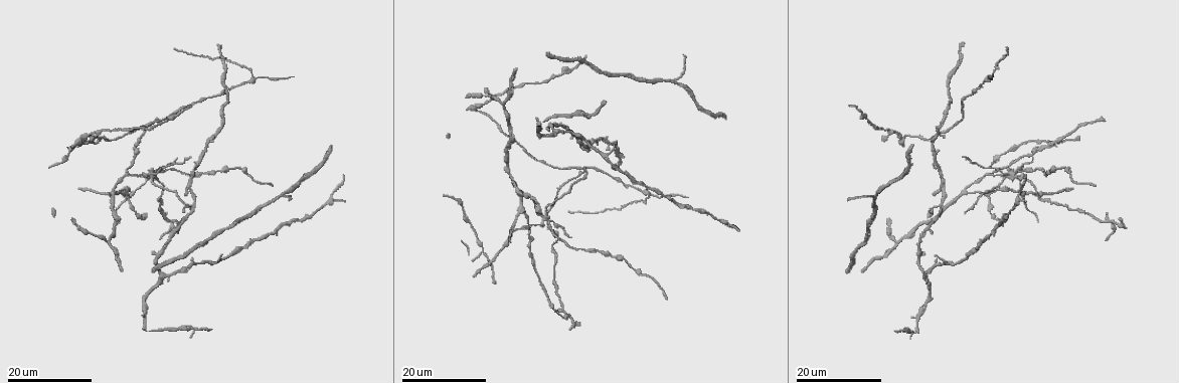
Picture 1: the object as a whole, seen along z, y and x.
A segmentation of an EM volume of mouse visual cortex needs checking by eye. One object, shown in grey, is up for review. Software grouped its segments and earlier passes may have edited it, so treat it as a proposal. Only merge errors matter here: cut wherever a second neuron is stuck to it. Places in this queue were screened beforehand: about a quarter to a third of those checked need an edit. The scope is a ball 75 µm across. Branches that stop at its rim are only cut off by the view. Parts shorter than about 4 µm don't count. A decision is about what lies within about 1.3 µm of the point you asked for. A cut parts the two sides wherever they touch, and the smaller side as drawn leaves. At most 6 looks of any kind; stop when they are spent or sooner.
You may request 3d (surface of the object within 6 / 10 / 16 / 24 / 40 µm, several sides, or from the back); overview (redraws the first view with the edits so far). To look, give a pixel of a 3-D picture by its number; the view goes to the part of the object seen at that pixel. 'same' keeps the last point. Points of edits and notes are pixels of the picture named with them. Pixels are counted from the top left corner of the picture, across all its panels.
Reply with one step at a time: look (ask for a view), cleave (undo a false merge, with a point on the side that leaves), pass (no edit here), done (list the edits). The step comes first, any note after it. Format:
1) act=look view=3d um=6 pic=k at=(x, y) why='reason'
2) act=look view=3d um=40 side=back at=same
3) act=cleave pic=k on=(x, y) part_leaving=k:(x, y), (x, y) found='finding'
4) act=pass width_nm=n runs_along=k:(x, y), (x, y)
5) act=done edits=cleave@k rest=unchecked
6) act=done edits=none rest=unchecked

act=look view=3d um=24 pic=1 at=(253, 79) why='four or more arms meet'

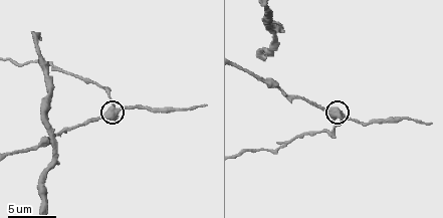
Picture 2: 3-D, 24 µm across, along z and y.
act=look view=3d um=10 pic=2 at=(118, 109) why='closer look'

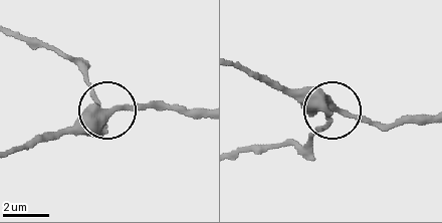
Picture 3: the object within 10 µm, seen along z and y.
act=look view=3d um=10 side=back pic=3 at=(102, 114) why='from behind'

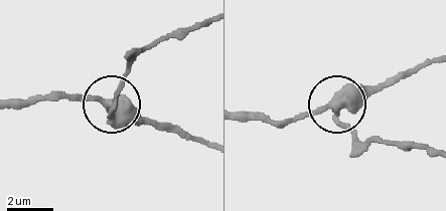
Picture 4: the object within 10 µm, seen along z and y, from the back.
act=cleave pic=4 on=(121, 82) part_leaving=4:(108, 114), (123, 75), (143, 52), (206, 25) found='a second neuron is stuck on'

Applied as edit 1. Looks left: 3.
act=look view=overview

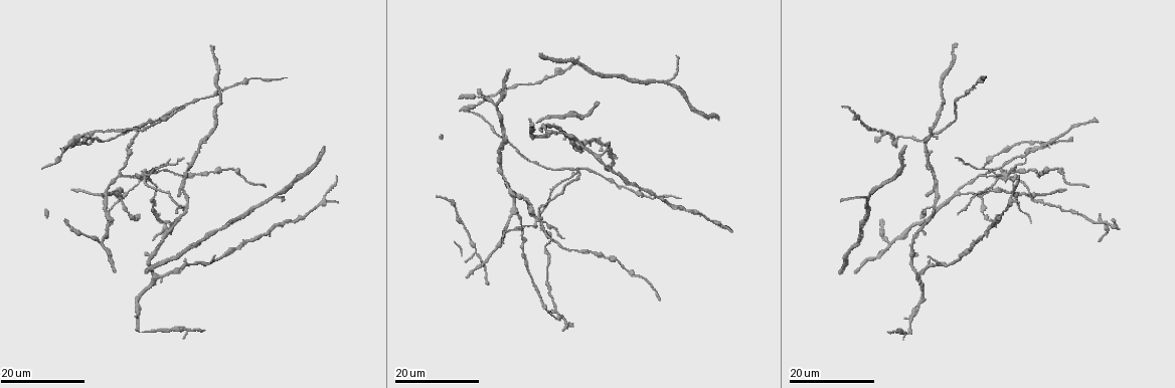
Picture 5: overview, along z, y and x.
act=look view=3d um=24 pic=5 at=(1004, 172) why='looks like a crossing'

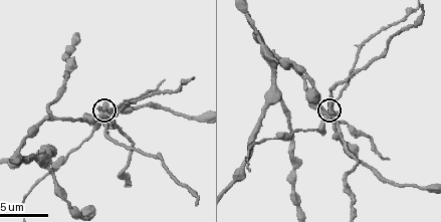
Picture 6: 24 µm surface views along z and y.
act=look view=3d um=6 at=same

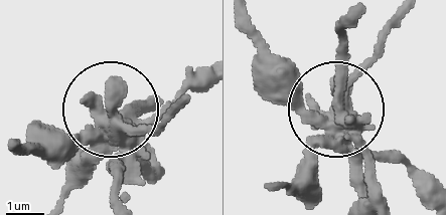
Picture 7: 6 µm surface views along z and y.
act=cleave pic=7 on=(297, 166) side_arm_um=42 part_leaving=7:(336, 130), (368, 158), (372, 197) found='two neurons meet here'

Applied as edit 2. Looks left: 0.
act=done edits=cleave@4,cleave@7 rest=unchecked

